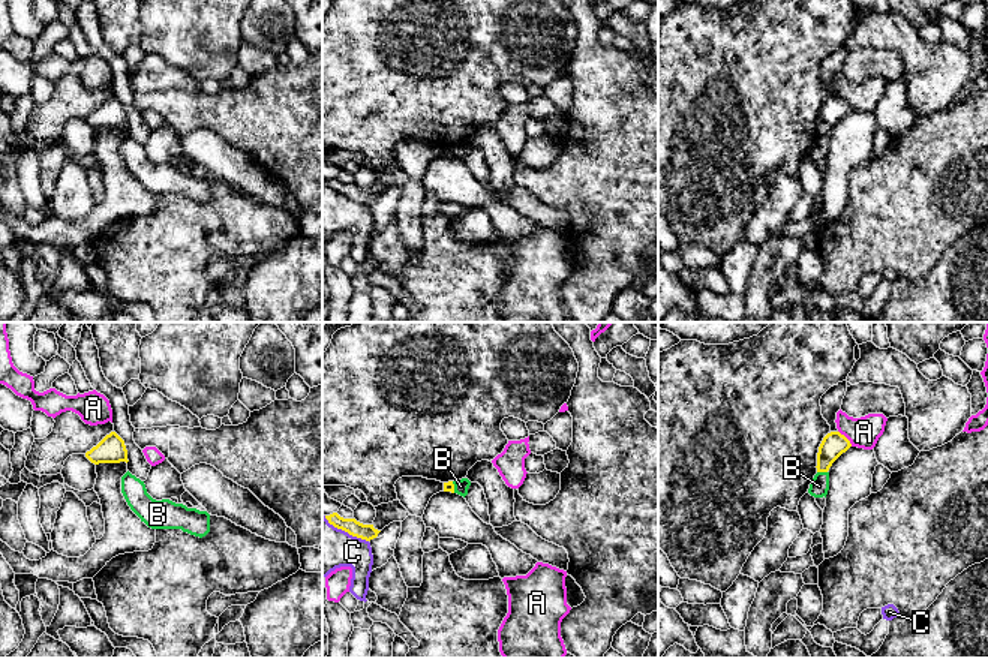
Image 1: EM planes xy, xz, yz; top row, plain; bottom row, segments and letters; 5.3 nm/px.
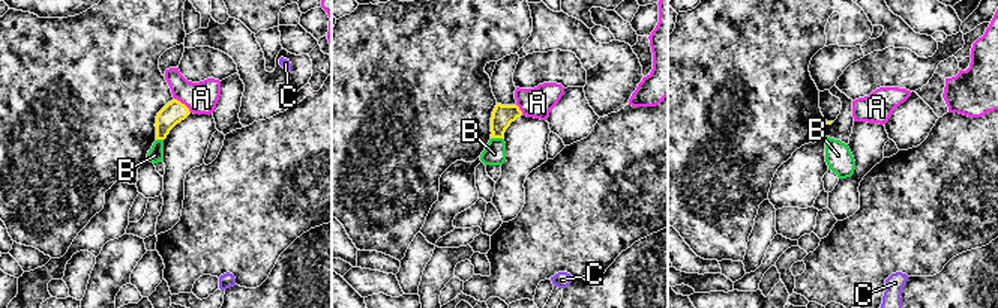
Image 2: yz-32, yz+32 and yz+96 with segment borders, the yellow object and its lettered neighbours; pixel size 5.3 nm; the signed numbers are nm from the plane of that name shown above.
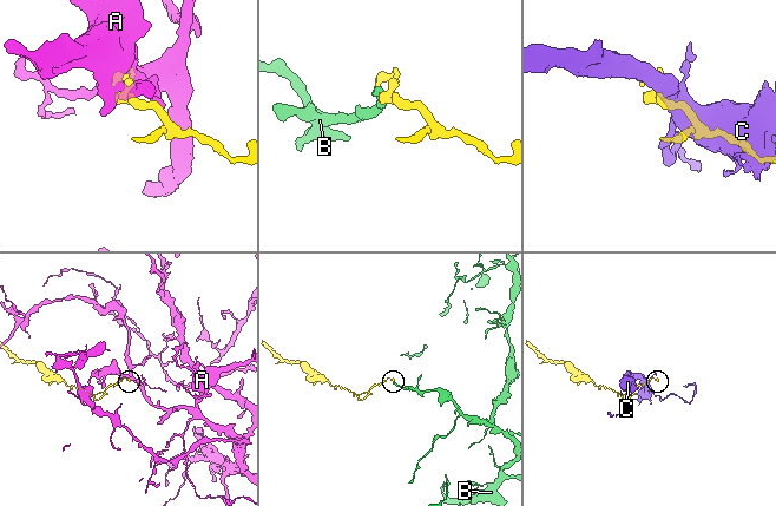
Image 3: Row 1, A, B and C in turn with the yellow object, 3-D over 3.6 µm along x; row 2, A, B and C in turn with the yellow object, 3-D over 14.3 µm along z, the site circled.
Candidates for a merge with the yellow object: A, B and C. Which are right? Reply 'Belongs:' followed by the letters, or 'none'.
Belongs: none

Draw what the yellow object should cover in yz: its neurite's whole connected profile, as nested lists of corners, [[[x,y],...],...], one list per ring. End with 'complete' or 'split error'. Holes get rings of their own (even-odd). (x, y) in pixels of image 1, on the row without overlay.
[[[840,96],[828,97],[819,111],[817,136],[828,136],[832,127],[850,111],[850,105]]] | complete

